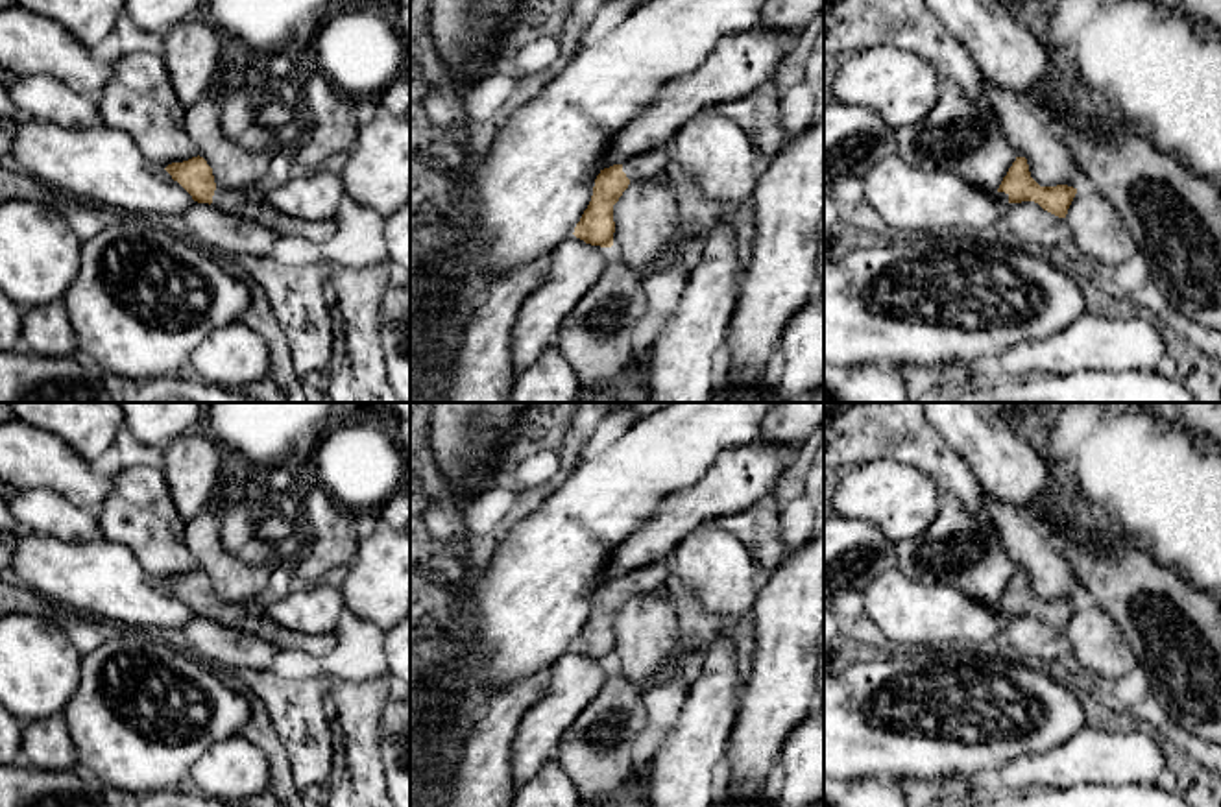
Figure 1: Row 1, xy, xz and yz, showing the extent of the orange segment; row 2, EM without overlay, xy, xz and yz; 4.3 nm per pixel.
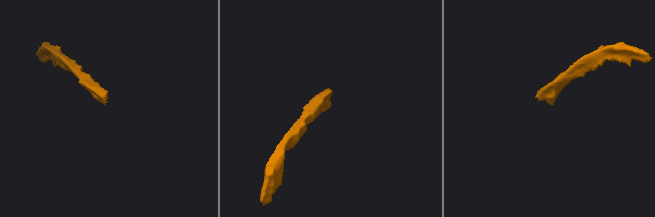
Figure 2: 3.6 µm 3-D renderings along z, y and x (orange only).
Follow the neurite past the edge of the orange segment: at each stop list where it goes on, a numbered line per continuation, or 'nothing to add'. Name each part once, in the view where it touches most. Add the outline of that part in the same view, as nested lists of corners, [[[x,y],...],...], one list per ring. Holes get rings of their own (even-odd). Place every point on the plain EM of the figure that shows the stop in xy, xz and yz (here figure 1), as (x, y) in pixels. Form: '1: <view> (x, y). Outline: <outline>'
1: xy (246, 617). Outline: [[[216,598],[211,619],[227,628],[255,633],[279,650],[297,648],[316,659],[323,659],[338,644],[338,630],[321,635],[297,633],[273,622],[257,604],[222,602]]]

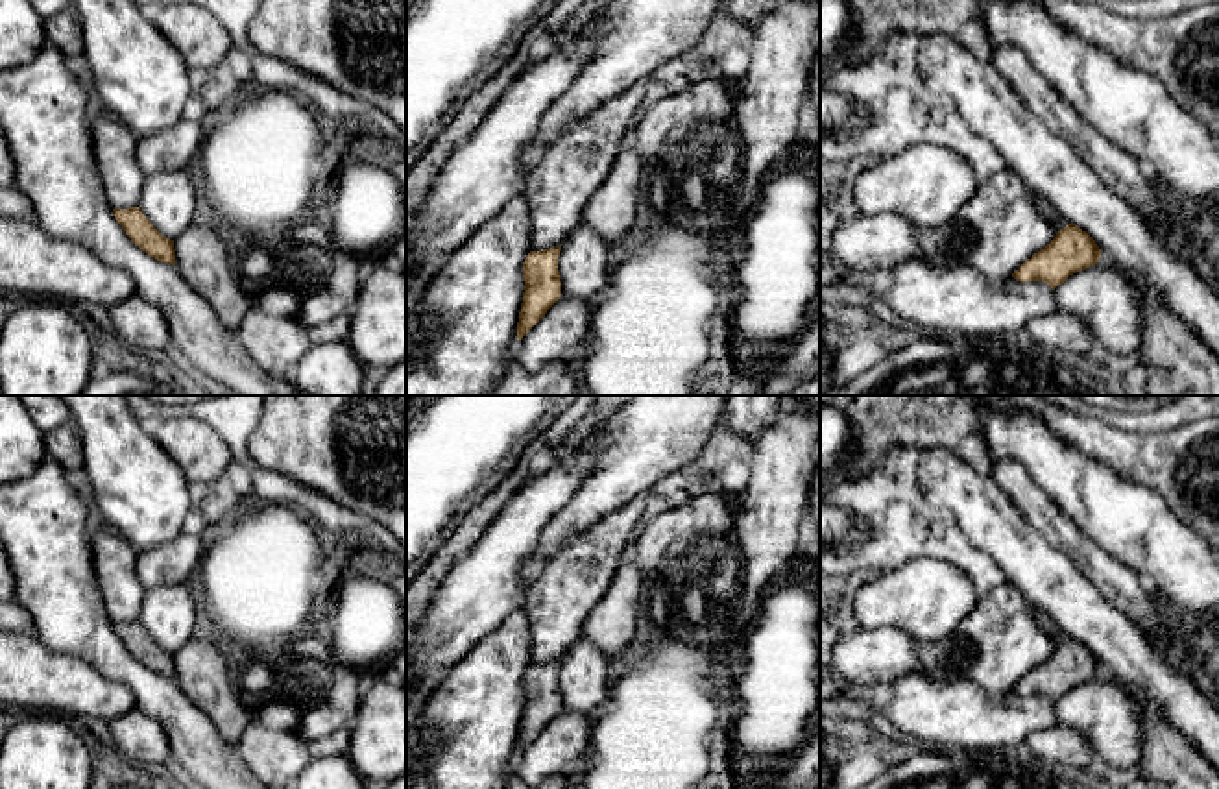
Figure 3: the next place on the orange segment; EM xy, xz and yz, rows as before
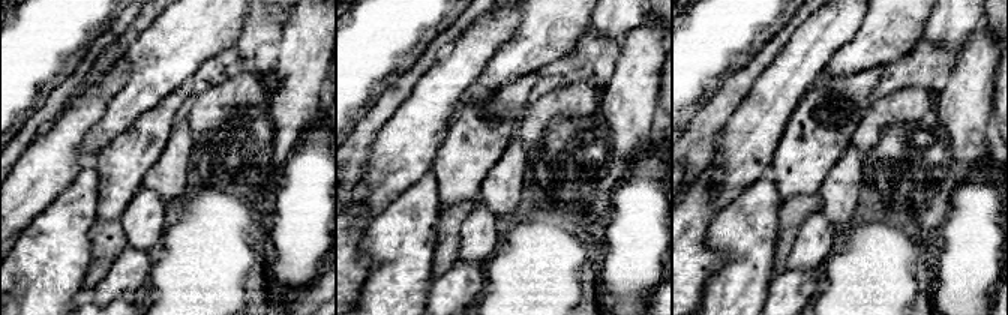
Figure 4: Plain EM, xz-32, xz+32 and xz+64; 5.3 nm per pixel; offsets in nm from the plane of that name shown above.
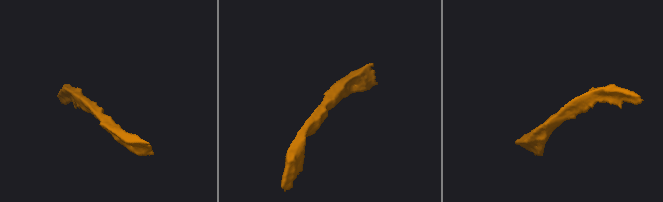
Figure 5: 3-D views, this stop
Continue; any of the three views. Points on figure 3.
nothing to add

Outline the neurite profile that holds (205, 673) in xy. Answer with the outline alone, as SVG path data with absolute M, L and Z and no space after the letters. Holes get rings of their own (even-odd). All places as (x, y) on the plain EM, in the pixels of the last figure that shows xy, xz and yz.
M190 637L174 654L174 663L181 691L201 710L225 743L236 745L253 721L253 710L238 697L231 652L207 639Z

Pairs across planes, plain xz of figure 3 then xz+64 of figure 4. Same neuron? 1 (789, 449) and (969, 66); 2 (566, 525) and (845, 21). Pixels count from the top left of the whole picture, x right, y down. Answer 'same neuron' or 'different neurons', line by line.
1: same neuron
2: different neurons

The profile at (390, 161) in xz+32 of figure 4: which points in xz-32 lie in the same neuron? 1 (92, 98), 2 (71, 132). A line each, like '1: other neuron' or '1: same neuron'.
1: same neuron
2: same neuron

